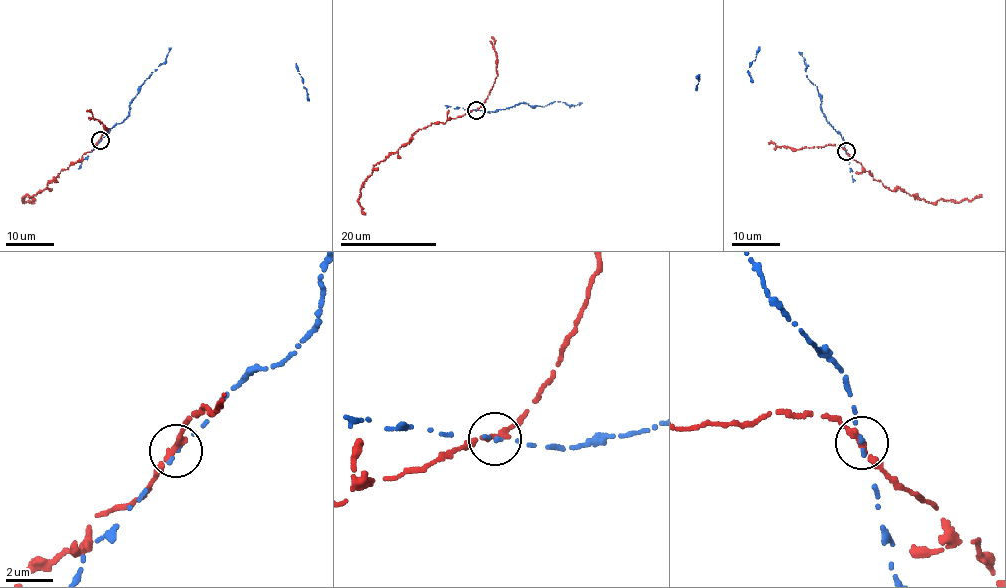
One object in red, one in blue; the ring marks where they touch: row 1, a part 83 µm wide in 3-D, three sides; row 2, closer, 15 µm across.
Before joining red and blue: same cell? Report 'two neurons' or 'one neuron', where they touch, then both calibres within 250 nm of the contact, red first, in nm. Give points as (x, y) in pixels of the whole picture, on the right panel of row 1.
two neurons | (846, 151) | 240/170 nm

